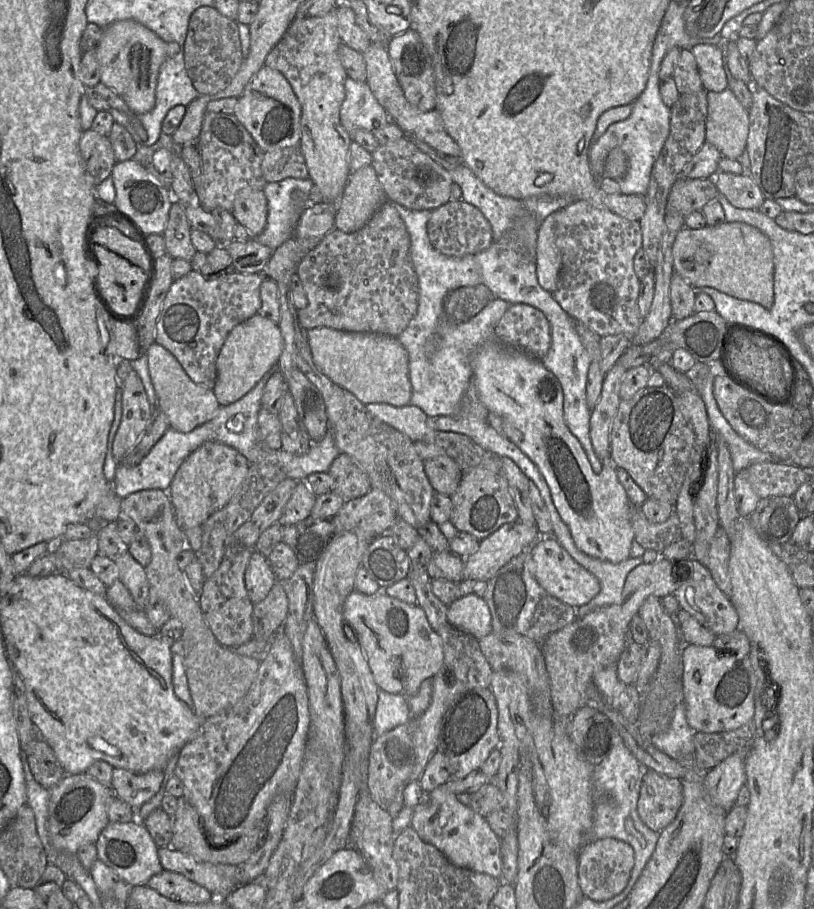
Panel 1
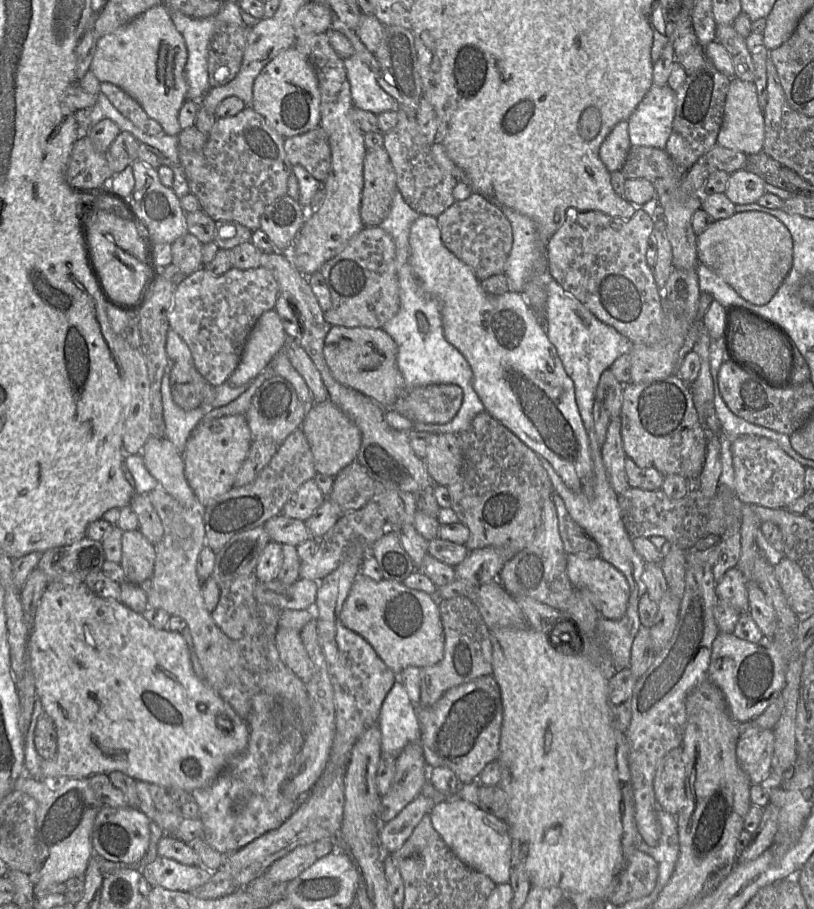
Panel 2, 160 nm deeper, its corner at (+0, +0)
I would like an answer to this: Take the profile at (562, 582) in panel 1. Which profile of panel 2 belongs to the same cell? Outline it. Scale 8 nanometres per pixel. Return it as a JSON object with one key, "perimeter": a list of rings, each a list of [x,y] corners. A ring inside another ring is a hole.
{"perimeter":[[[567,554],[566,571],[574,589],[589,592],[589,598],[601,617],[616,620],[624,616],[630,595],[630,587],[626,577],[616,567],[600,557]]]}

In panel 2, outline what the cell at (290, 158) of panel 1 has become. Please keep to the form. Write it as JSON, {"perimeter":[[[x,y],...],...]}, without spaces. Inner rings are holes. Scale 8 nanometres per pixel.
{"perimeter":[[[316,127],[284,140],[284,151],[290,165],[301,165],[313,178],[323,183],[331,169],[331,151],[325,131]]]}

